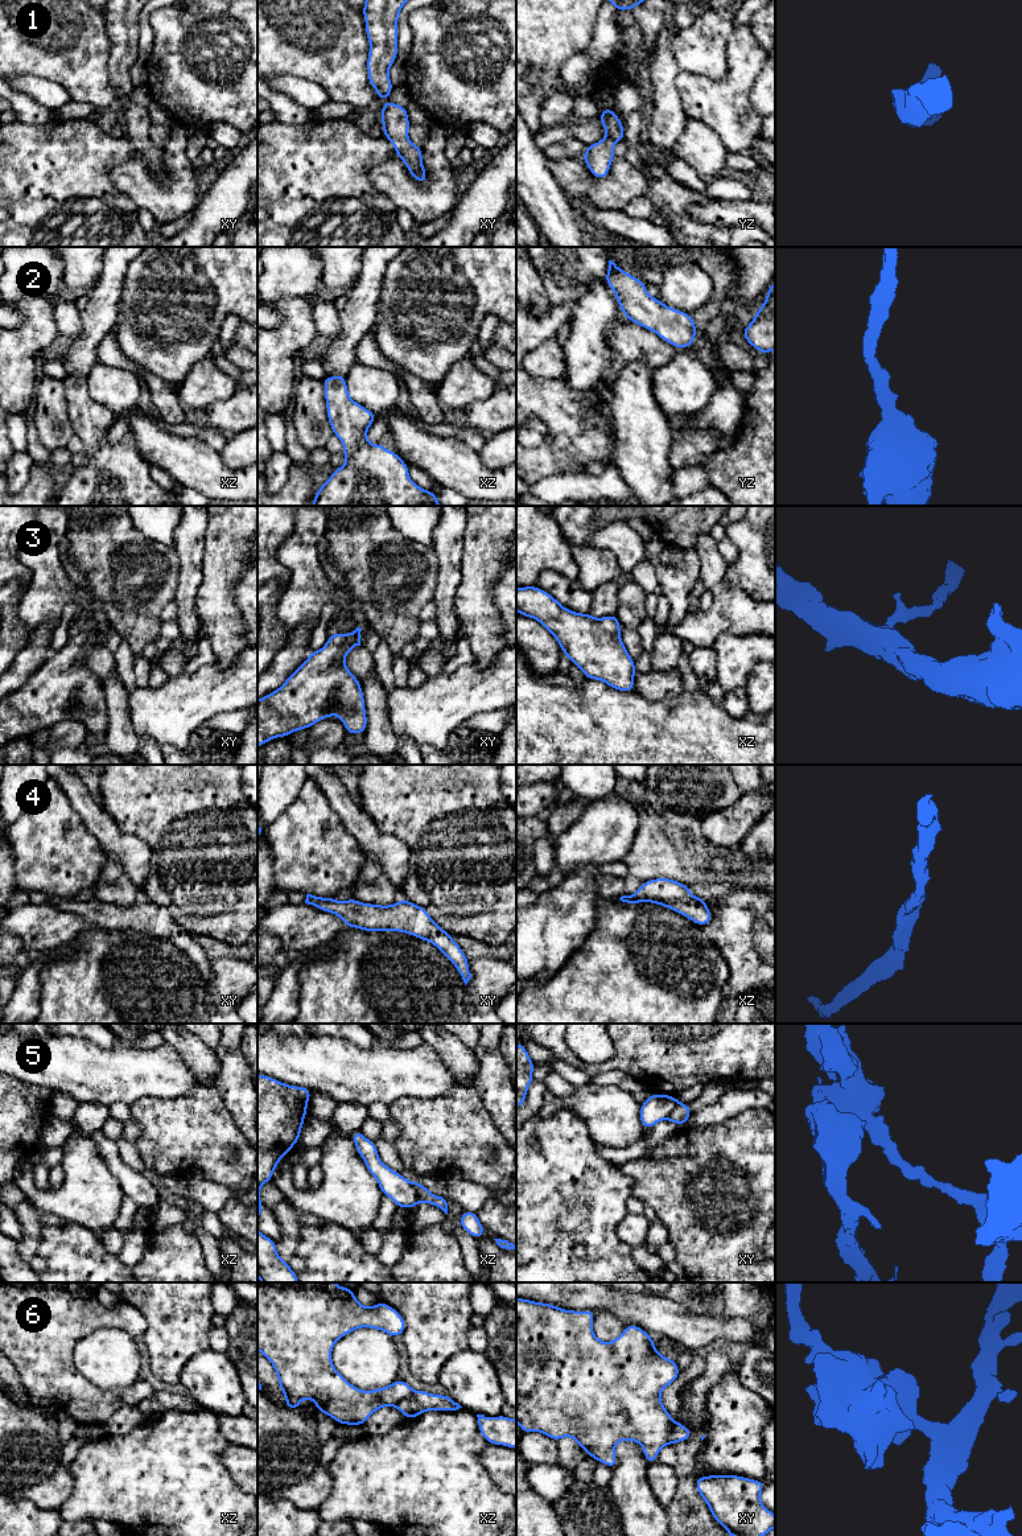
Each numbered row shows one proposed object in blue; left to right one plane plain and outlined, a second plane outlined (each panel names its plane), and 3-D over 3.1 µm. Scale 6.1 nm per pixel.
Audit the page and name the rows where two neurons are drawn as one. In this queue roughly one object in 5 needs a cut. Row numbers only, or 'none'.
5, 6

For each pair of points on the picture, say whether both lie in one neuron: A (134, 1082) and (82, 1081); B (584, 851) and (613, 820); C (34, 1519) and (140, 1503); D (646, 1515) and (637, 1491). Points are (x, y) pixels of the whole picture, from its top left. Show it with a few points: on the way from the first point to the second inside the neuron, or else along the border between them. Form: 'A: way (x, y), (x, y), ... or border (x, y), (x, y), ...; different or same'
A: way (120, 1081), (95, 1081); same
B: way (592, 843), (606, 828); same
C: border (57, 1510), (62, 1520); different
D: way (641, 1510), (637, 1504), (637, 1497); same

